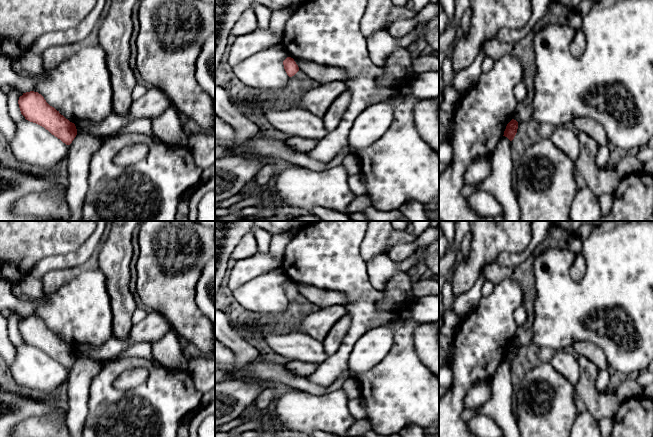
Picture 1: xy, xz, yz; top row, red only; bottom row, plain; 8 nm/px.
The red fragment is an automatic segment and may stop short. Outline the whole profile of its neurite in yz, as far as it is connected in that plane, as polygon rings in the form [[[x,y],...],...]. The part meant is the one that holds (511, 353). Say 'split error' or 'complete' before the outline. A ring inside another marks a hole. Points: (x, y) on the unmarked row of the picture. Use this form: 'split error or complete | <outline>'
complete | [[[512,343],[507,348],[503,360],[507,361],[510,365],[512,365],[517,357],[517,353],[518,353],[518,346],[514,343]]]

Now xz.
complete | [[[287,281],[283,285],[283,289],[284,289],[284,293],[289,301],[294,300],[299,295],[298,289],[294,285],[294,283],[291,281]]]

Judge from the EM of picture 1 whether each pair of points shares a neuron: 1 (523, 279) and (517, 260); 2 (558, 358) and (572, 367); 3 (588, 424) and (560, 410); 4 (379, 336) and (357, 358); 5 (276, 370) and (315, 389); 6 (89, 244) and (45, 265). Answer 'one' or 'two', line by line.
1: two
2: one
3: two
4: one
5: one
6: one

